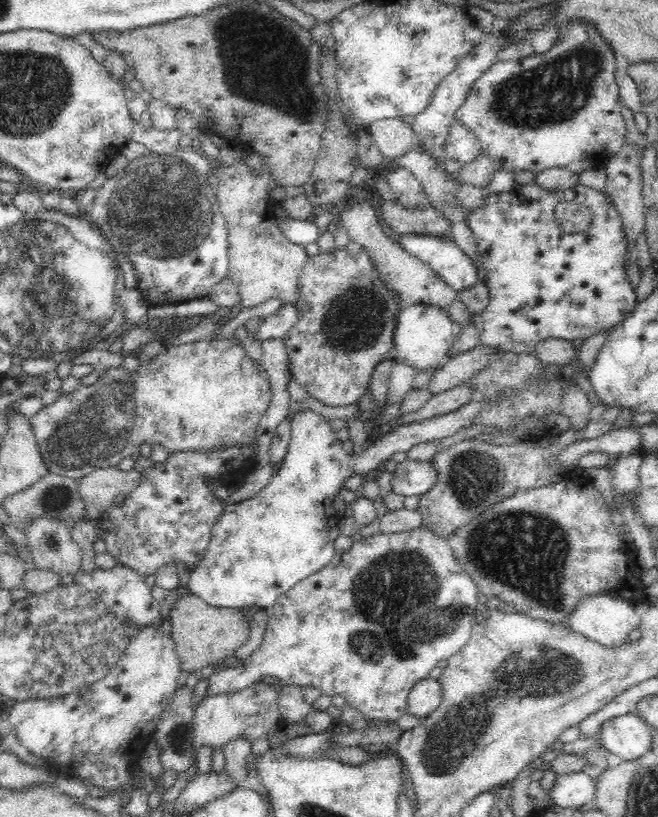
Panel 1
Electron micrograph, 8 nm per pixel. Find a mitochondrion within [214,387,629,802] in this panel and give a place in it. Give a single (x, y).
(396, 597)

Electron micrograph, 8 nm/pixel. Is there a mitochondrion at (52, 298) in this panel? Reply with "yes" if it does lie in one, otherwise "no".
yes

